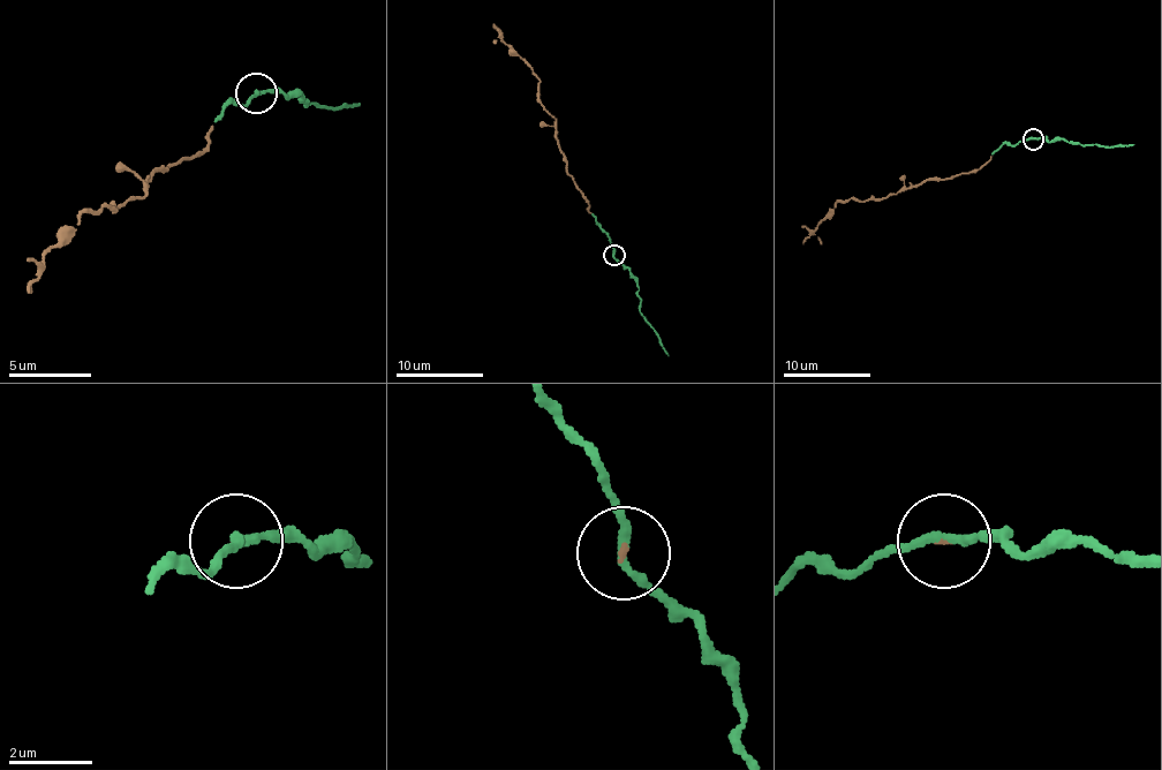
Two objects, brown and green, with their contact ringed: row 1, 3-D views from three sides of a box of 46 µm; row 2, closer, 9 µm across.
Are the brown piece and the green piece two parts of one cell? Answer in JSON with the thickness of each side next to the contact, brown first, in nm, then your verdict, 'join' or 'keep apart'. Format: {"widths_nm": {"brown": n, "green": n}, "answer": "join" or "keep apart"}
{"widths_nm": {"brown": 70, "green": 220}, "answer": "join"}

